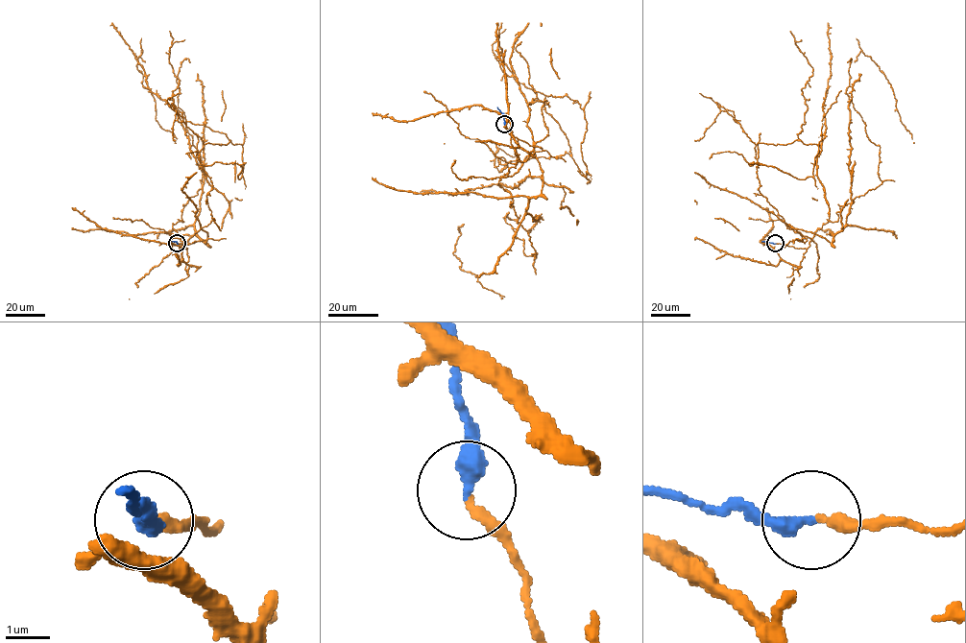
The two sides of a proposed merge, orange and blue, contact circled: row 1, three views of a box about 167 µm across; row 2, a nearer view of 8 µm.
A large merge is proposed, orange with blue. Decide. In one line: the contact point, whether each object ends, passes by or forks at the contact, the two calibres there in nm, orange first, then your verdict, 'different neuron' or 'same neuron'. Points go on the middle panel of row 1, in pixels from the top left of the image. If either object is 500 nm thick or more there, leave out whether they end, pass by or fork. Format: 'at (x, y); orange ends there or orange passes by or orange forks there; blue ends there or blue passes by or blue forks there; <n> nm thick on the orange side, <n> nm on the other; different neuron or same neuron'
at (504, 124); orange ends there; blue ends there; 260 nm thick on the orange side, 360 nm on the other; same neuron

